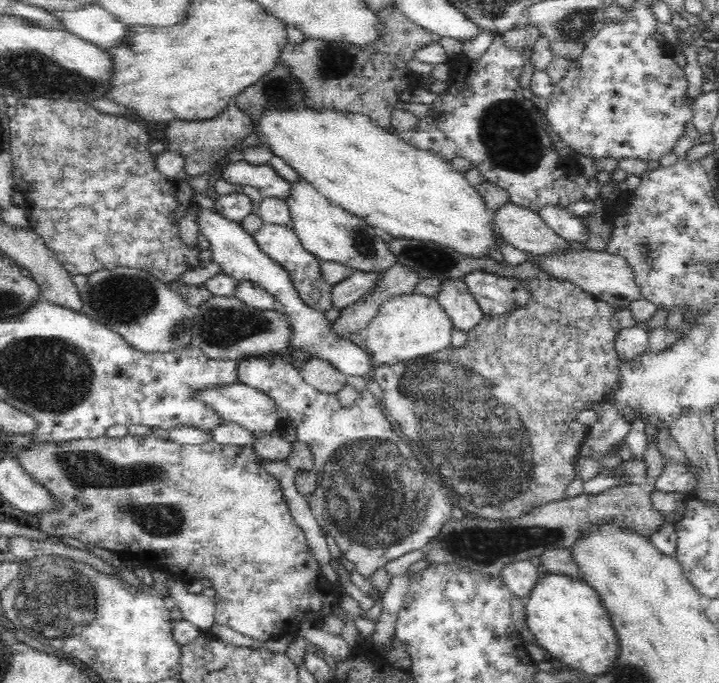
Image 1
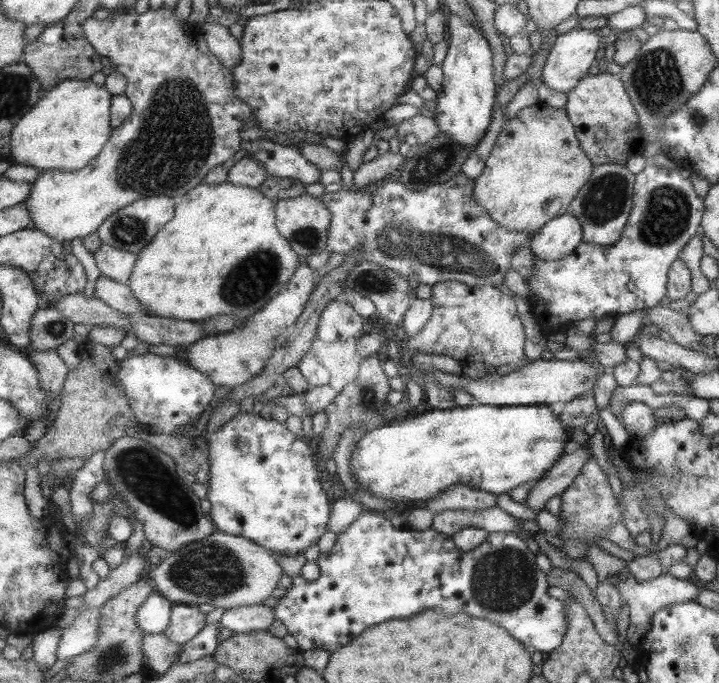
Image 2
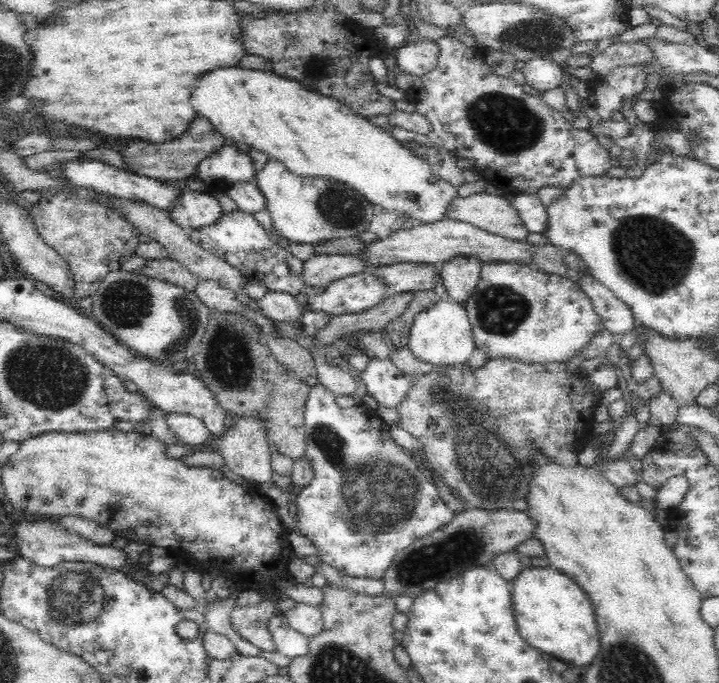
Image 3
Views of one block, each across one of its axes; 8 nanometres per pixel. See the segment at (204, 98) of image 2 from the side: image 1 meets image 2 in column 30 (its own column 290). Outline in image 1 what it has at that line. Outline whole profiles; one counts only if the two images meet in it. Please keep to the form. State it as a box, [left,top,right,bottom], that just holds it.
[288,180,398,274]

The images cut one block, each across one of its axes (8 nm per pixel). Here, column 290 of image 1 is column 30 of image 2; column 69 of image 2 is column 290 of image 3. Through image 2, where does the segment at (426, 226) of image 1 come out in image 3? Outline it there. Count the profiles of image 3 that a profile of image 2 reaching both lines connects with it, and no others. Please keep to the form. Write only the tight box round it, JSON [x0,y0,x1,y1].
[192,68,458,226]

